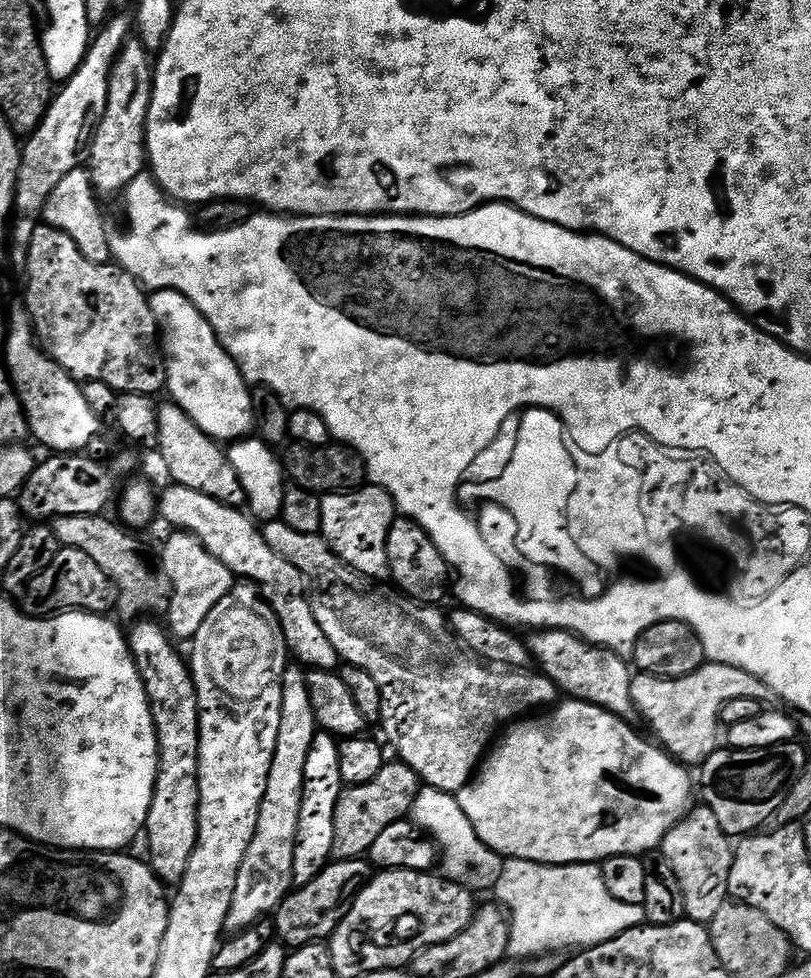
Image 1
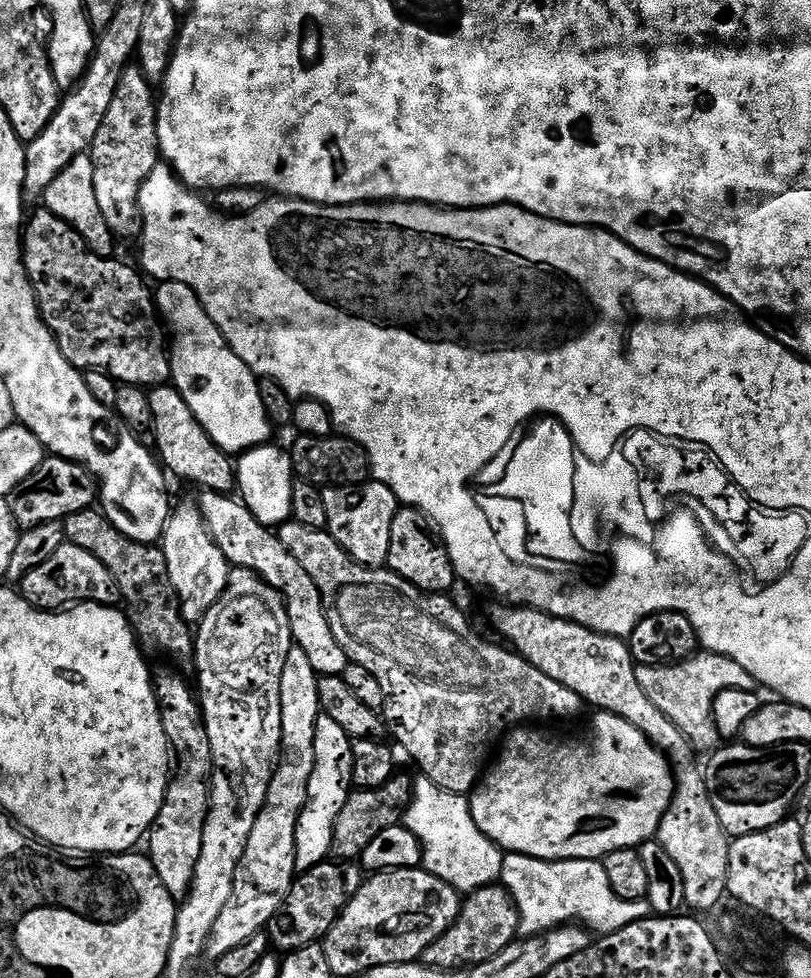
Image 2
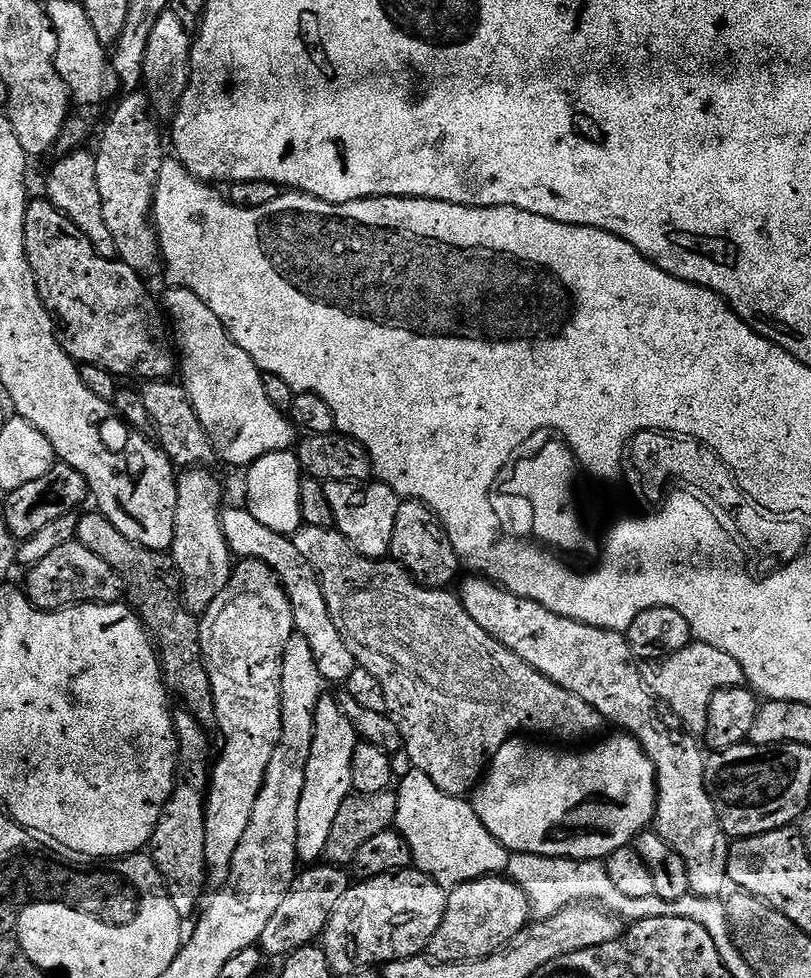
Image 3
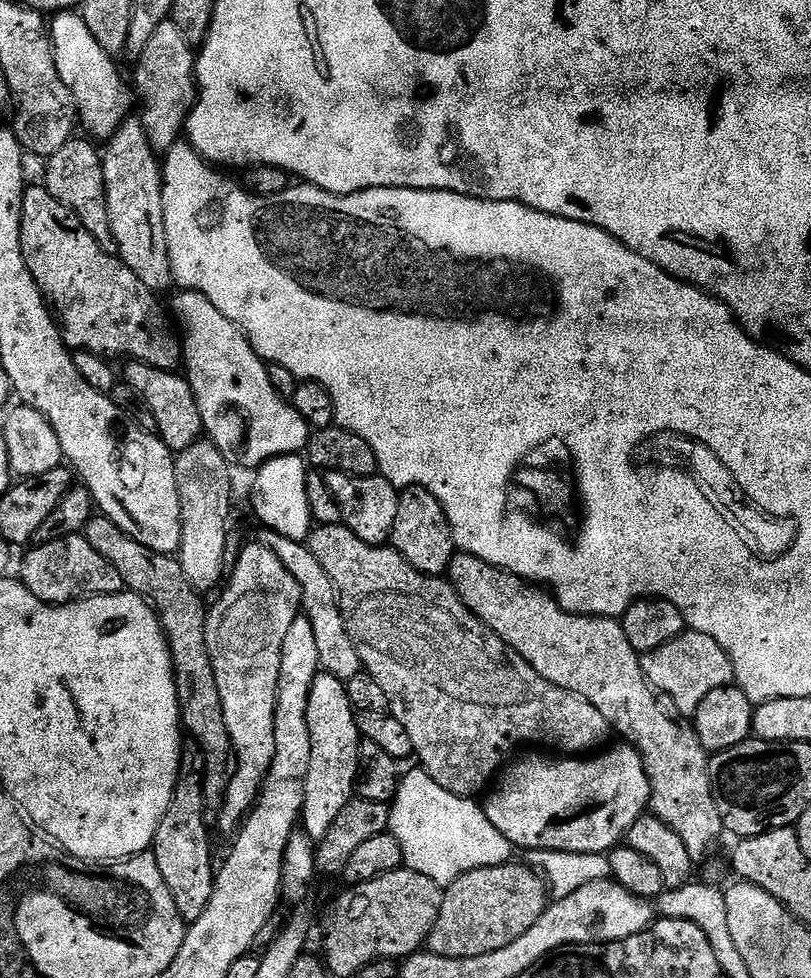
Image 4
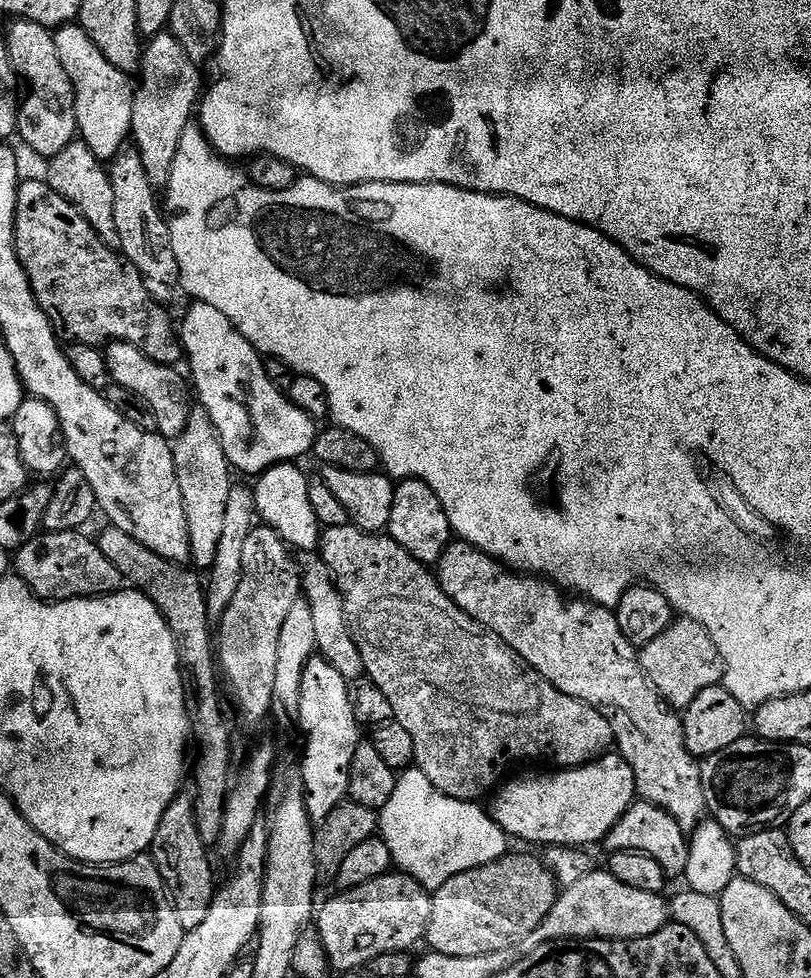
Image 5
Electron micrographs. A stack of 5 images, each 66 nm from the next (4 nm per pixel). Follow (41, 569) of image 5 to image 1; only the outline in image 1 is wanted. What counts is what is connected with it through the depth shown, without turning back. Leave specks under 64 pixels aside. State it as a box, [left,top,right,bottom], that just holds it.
[23,547,118,618]

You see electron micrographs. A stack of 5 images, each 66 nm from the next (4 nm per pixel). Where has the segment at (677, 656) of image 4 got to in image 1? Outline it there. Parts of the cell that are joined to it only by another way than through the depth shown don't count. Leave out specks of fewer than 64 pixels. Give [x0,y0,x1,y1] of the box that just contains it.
[632,662,770,766]

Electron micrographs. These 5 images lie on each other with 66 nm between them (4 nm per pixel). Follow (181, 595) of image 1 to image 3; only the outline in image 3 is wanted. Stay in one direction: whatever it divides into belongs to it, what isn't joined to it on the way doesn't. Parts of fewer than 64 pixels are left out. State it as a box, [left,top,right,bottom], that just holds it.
[170,466,234,614]

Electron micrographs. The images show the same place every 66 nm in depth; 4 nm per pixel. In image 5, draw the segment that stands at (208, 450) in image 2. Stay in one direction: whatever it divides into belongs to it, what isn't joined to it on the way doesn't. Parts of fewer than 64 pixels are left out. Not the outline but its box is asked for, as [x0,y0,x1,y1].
[104,340,194,442]

